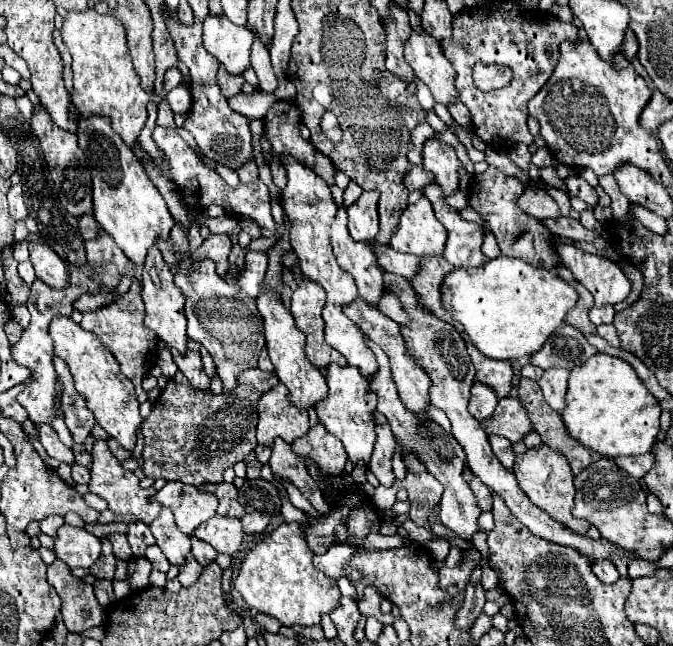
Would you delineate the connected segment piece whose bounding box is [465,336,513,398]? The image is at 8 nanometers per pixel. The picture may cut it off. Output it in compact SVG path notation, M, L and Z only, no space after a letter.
M465 336L465 340L467 340L467 352L477 370L477 380L491 386L499 398L505 398L511 390L511 378L513 378L513 370L511 370L509 362L489 360L489 358L481 356L481 352L477 352L477 348L473 348L473 344L469 342L467 336Z

